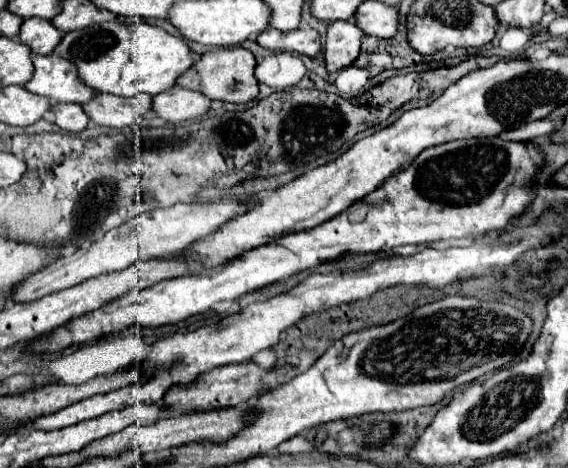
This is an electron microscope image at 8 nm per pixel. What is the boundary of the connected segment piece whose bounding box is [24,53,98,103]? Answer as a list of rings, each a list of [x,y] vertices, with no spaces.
[[[34,55],[34,77],[24,85],[36,95],[50,97],[52,103],[88,103],[98,93],[84,87],[76,75],[76,67],[58,55]]]

